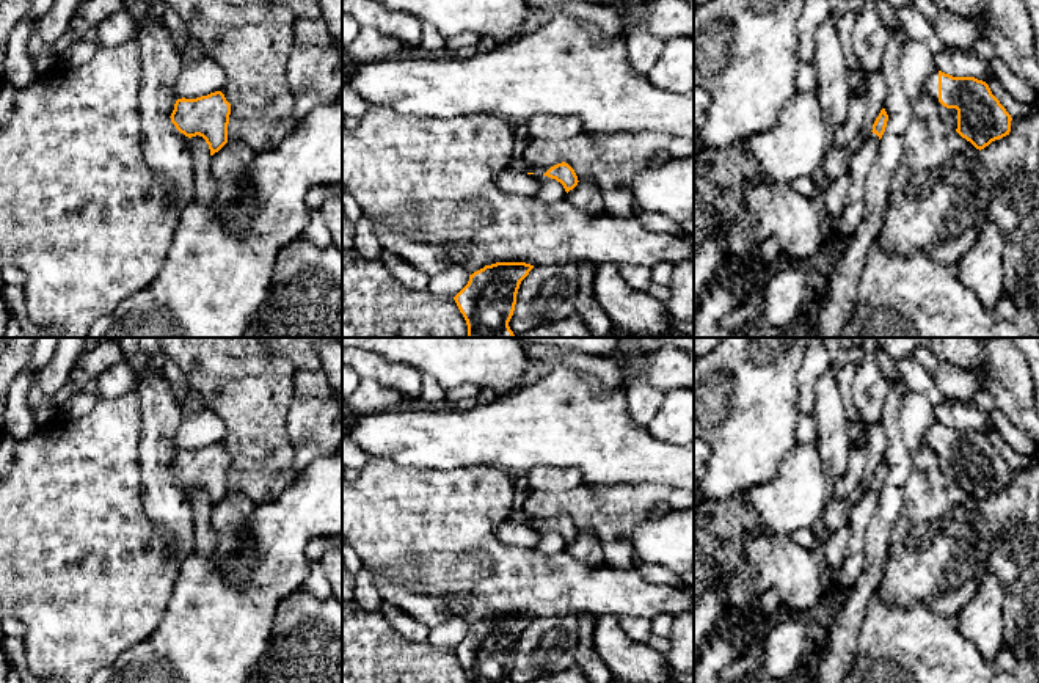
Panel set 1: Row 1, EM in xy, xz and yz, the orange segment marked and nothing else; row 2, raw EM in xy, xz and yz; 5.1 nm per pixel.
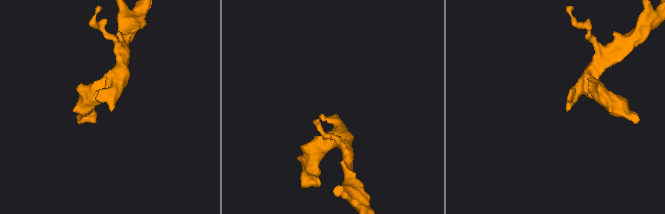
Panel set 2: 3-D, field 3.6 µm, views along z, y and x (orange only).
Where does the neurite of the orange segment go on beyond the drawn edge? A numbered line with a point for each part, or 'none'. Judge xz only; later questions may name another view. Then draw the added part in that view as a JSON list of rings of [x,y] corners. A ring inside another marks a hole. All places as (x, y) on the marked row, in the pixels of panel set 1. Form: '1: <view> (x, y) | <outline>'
1: xz (518, 164) | [[[513,157],[510,165],[509,165],[510,170],[515,170],[515,171],[523,171],[523,173],[534,173],[534,174],[545,174],[545,173],[540,173],[538,170],[535,170],[532,165],[529,165],[524,157]]]

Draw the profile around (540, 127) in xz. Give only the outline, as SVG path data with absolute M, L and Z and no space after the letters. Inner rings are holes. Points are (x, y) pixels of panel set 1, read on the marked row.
M535 116L527 121L529 140L562 140L582 132L582 122L576 116Z

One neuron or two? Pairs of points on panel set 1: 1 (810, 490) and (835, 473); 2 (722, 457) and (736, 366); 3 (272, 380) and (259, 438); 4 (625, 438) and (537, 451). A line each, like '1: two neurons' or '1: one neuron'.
1: two neurons
2: one neuron
3: one neuron
4: one neuron

